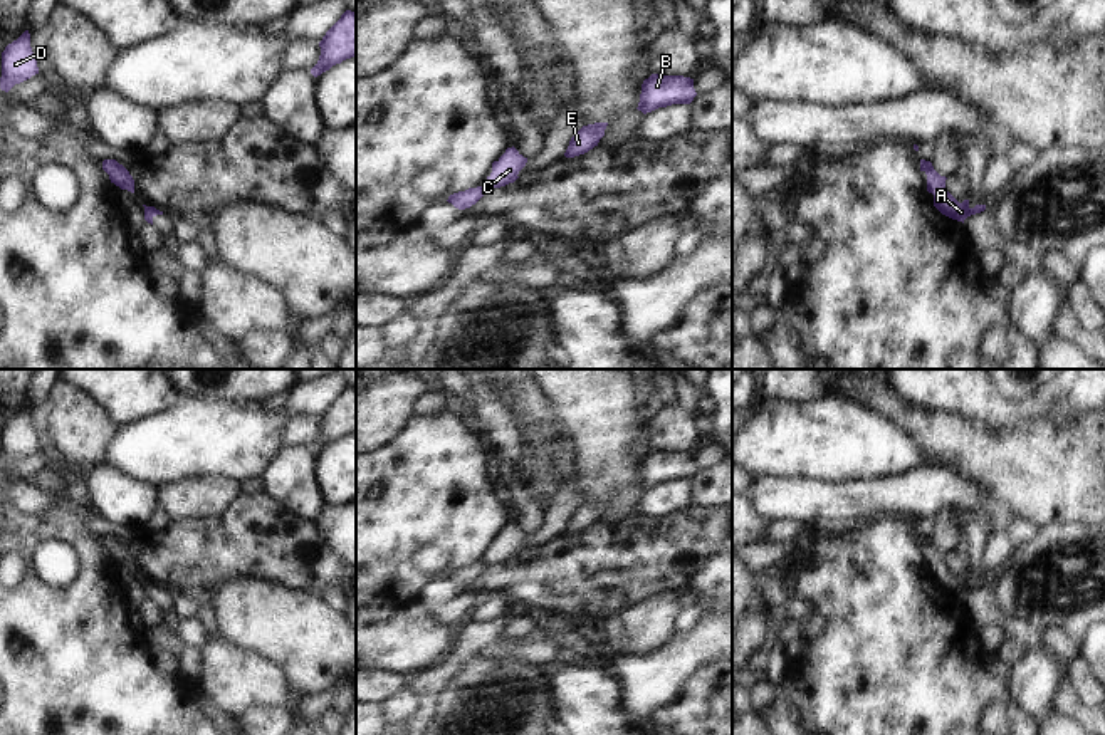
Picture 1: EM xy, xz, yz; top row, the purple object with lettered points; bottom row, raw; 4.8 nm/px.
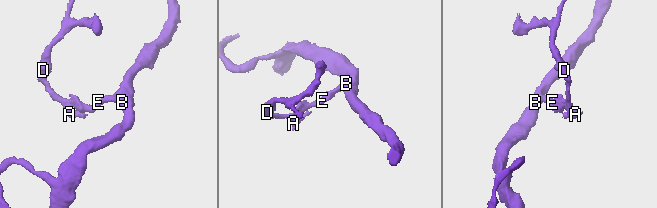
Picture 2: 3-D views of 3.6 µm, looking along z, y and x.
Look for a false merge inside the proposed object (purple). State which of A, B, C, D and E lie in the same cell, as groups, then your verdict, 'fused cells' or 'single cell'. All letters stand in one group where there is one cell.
A D / B C E; fused cells

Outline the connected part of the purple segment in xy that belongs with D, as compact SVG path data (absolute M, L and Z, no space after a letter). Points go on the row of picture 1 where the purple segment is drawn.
M25 30L2 52L0 89L8 92L15 84L24 82L35 74L39 74L39 67L30 47L30 34Z

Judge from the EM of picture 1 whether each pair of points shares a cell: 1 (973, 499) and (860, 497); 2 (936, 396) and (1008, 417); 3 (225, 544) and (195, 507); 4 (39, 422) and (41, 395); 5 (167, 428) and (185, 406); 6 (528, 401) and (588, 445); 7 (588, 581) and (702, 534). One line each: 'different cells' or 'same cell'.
1: same cell
2: same cell
3: different cells
4: same cell
5: same cell
6: different cells
7: same cell

